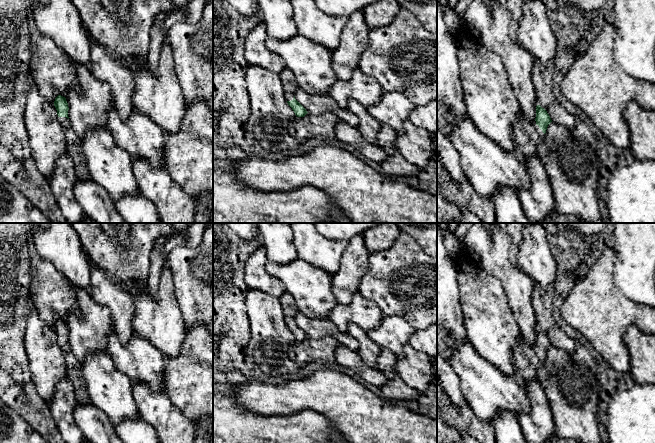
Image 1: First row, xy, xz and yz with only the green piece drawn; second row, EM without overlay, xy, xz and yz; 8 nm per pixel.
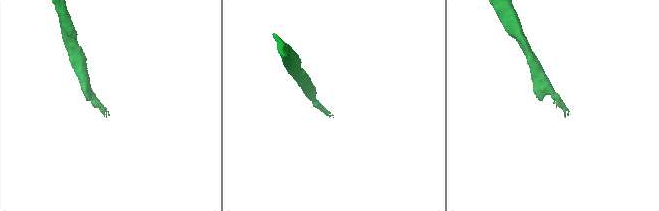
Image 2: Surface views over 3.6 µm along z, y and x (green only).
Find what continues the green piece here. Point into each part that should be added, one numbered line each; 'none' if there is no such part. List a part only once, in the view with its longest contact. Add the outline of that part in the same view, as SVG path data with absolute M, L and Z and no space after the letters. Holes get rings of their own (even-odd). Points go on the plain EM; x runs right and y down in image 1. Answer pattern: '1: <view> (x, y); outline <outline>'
1: yz (528, 359); outline M520 335L513 348L515 359L515 381L525 388L529 381L537 381L537 370L542 366L545 358L536 348L528 345Z

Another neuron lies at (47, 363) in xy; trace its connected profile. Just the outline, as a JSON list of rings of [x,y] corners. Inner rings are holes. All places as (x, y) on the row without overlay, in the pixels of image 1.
[[[30,304],[30,307],[24,346],[34,387],[48,403],[56,391],[56,385],[67,378],[66,360],[55,330],[39,317],[34,305]]]

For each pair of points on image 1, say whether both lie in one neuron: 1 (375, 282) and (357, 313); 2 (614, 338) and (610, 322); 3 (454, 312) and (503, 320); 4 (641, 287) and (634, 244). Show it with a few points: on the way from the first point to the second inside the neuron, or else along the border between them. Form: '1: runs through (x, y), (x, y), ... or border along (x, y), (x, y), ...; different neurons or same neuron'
1: border along (358, 291), (366, 298), (372, 300), (383, 313); different neurons
2: runs through (610, 334), (610, 326); same neuron
3: border along (458, 290), (463, 325), (467, 336); different neurons
4: runs through (641, 276), (641, 255); same neuron

